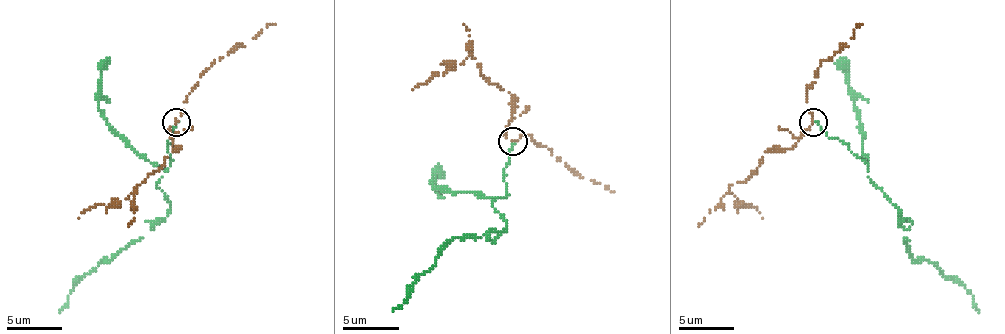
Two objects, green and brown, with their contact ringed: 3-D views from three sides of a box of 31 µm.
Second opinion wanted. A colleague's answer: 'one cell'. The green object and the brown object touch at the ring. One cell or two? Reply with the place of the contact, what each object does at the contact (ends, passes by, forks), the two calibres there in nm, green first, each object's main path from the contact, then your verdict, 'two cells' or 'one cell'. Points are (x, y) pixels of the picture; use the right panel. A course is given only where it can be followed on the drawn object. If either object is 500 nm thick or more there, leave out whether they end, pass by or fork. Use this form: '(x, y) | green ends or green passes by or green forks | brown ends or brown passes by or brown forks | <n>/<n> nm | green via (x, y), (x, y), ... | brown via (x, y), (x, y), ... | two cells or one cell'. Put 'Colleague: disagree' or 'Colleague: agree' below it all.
(813, 122) | green ends | brown ends | 180/240 nm | green via (815, 121), (868, 165), (906, 229), (906, 251), (956, 279), (973, 296), (978, 312) | brown via (812, 121), (790, 149), (768, 149), (757, 171), (729, 188), (737, 201), (751, 204), (762, 218) | two cells
Colleague: disagree

